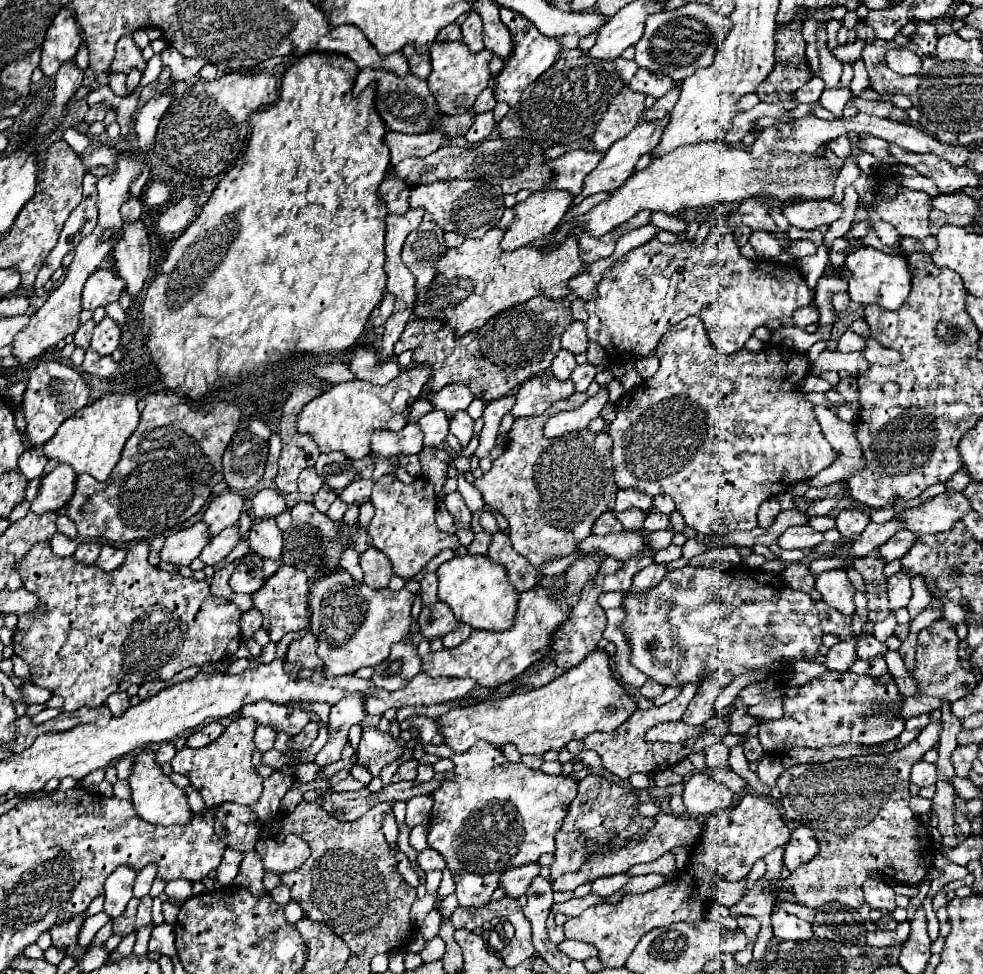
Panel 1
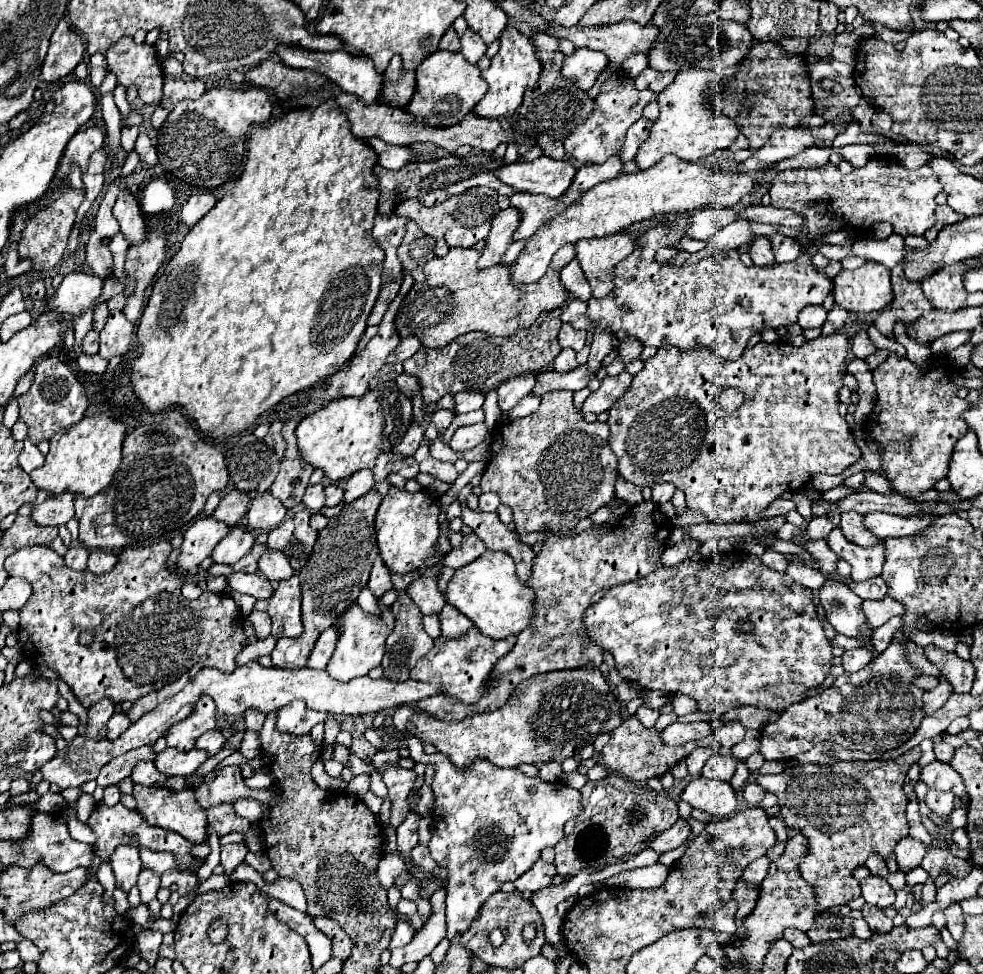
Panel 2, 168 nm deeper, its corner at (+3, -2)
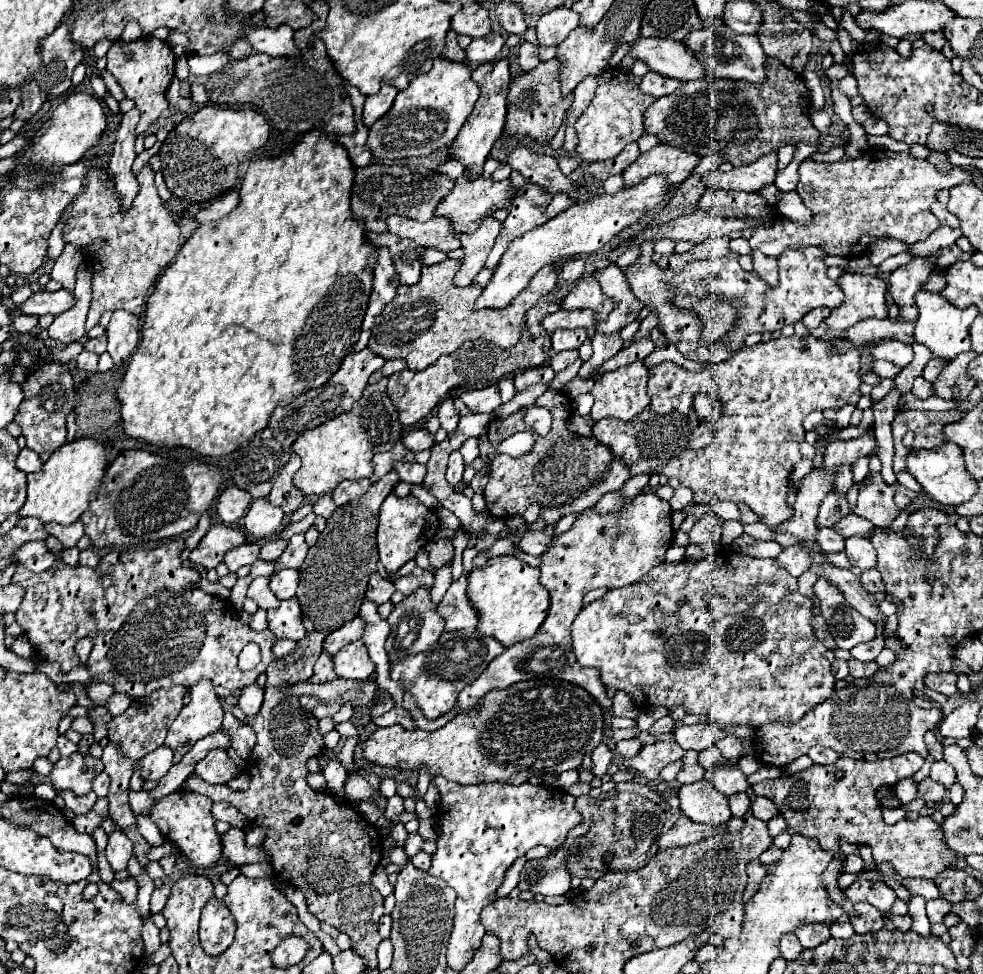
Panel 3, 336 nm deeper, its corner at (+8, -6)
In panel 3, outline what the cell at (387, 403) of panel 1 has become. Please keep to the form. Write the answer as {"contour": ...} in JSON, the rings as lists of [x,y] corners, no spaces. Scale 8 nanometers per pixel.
{"contour":[[[374,392],[372,396],[362,396],[350,412],[344,412],[314,430],[306,430],[292,444],[292,450],[300,456],[302,466],[294,474],[294,484],[306,496],[328,494],[342,480],[360,480],[372,476],[372,456],[392,448],[402,438],[402,424],[396,414],[394,402],[386,392]]]}

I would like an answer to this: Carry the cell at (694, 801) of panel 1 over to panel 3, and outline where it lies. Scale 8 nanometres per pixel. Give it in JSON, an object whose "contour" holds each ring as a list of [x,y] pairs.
{"contour":[[[706,778],[682,786],[678,796],[680,796],[680,810],[692,822],[720,826],[732,818],[728,798],[720,794],[716,786],[712,786],[712,782],[708,782]]]}

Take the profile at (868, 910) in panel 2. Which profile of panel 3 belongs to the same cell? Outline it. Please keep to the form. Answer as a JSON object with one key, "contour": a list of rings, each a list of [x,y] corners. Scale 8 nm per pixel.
{"contour":[[[856,902],[854,912],[850,914],[850,924],[854,926],[856,934],[868,934],[884,928],[884,918],[882,912],[878,912],[872,904]]]}

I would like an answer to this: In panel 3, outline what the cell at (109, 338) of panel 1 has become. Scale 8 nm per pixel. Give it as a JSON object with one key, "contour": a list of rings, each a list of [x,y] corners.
{"contour":[[[116,310],[108,328],[106,328],[106,338],[108,338],[106,352],[112,356],[112,360],[116,364],[120,364],[138,346],[140,318],[126,310]]]}

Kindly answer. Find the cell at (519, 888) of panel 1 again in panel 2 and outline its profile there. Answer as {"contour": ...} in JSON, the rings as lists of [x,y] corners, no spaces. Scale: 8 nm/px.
{"contour":[[[537,860],[521,878],[517,878],[515,882],[515,888],[519,892],[525,892],[525,890],[539,890],[539,888],[545,888],[553,882],[553,878],[557,876],[557,868],[555,864],[547,864],[545,860]]]}

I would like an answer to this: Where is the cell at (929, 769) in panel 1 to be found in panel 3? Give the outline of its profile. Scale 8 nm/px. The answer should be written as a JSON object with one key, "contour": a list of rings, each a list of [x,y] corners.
{"contour":[[[934,762],[934,764],[932,764],[932,770],[930,770],[930,778],[948,788],[950,784],[956,782],[956,772],[954,772],[954,768],[952,768],[950,764],[946,764],[946,762]]]}

